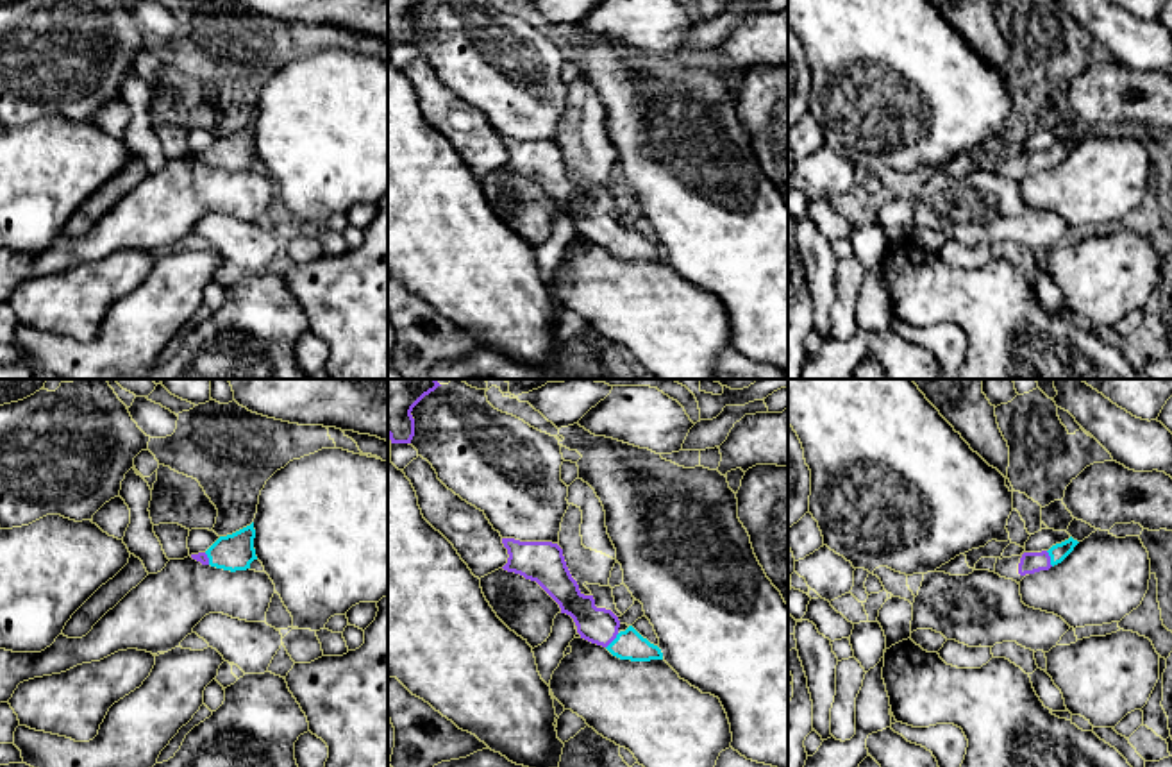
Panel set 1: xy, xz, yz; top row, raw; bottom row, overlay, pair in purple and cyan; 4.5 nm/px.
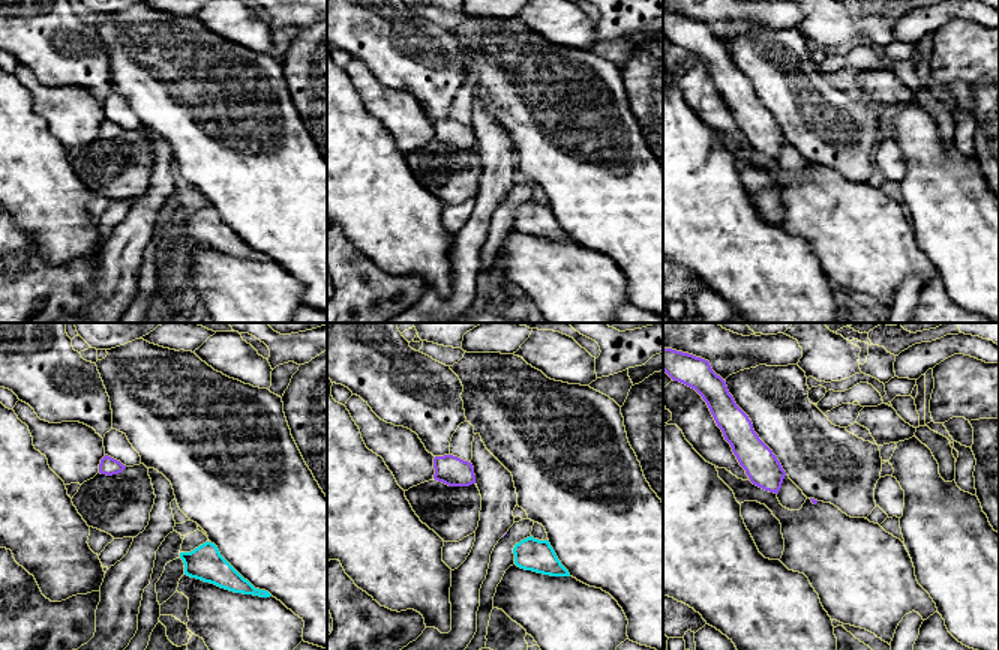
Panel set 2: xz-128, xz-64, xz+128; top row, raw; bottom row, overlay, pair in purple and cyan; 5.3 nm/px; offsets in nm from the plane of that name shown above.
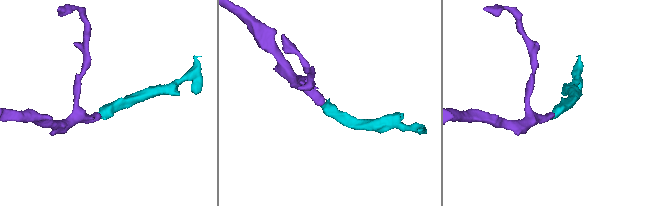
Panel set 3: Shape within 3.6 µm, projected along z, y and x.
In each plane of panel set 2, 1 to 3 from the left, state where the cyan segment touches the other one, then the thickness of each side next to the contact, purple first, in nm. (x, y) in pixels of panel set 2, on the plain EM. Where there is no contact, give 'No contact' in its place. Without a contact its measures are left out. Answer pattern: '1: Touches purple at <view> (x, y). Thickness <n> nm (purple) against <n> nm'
1: No contact
2: No contact
3: No contact

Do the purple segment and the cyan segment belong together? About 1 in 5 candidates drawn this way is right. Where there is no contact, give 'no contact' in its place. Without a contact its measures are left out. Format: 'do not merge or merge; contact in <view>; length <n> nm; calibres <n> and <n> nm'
merge; contact in yz; length 80 nm; calibres 100 and 80 nm

